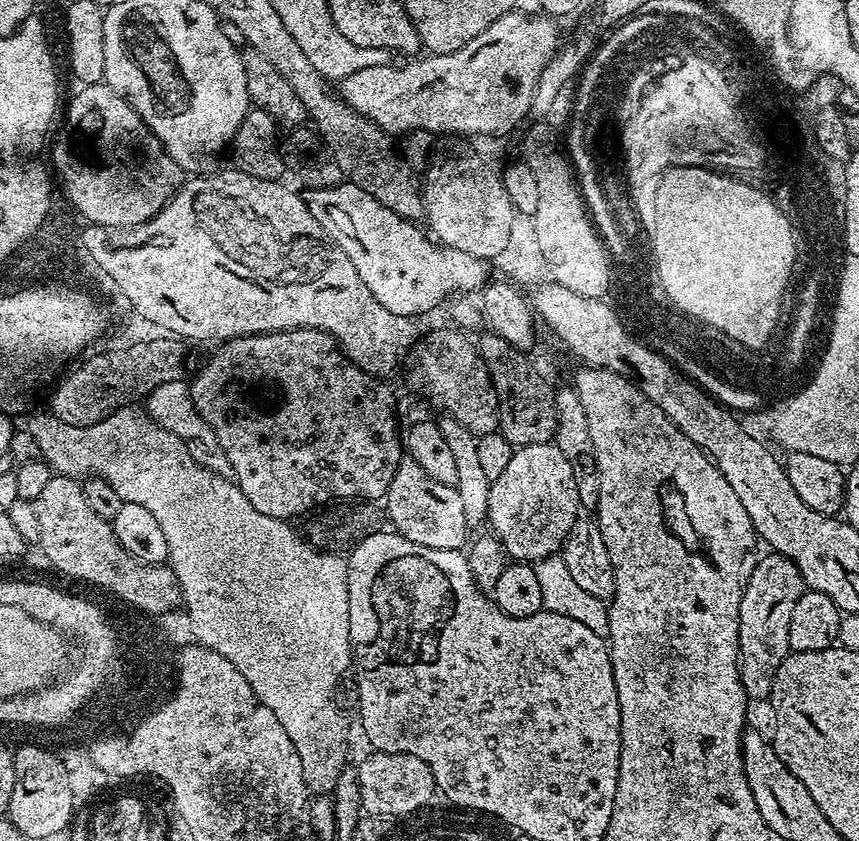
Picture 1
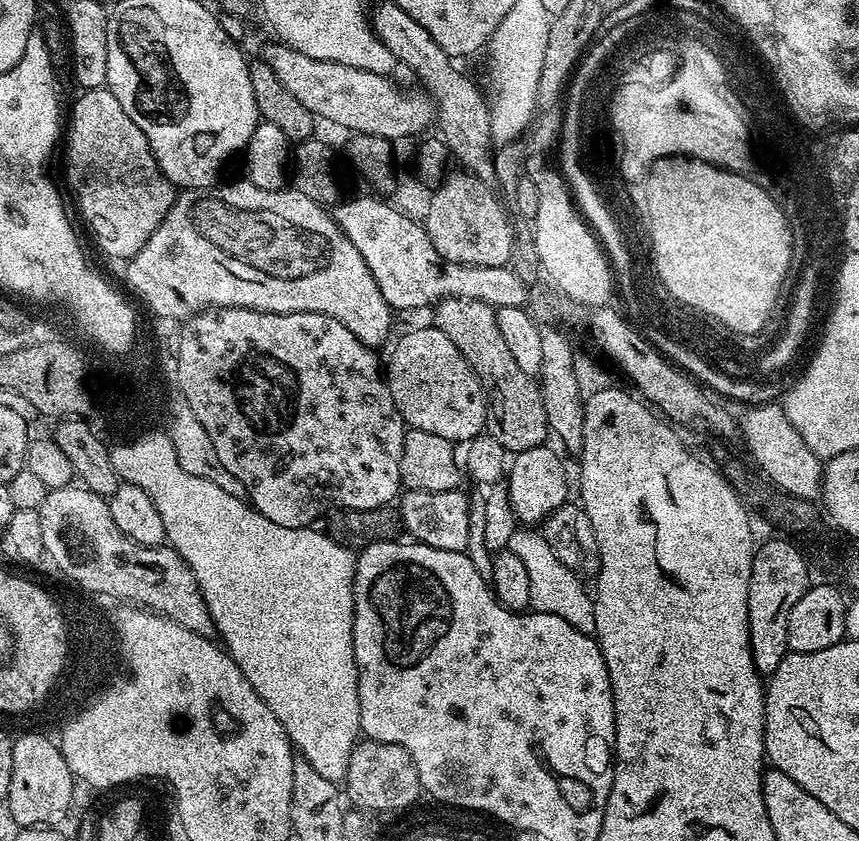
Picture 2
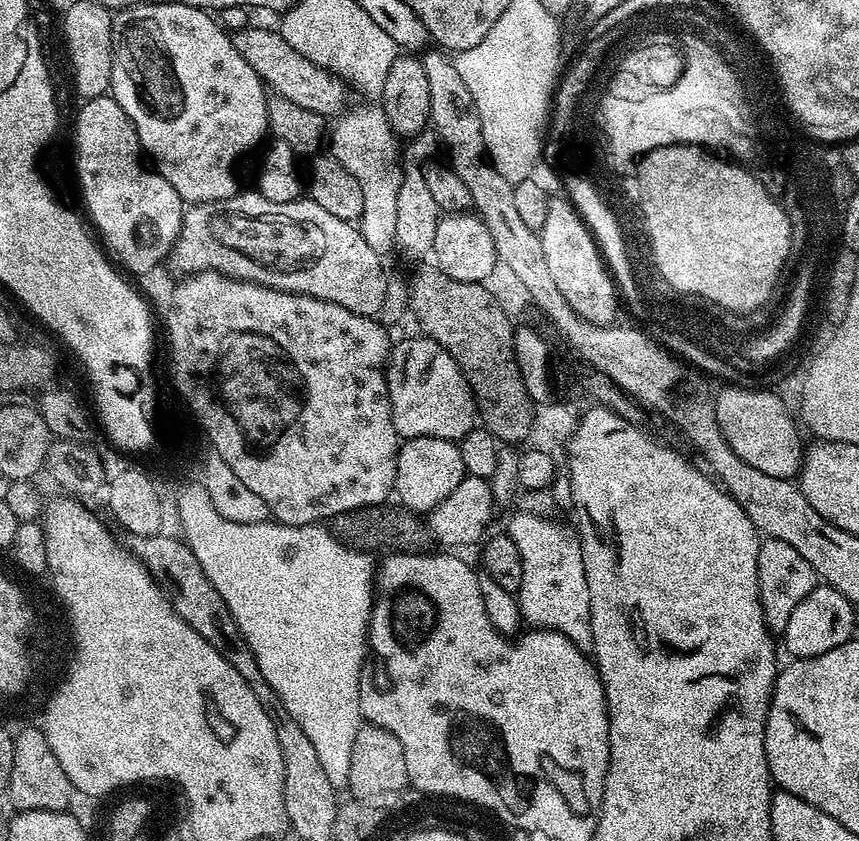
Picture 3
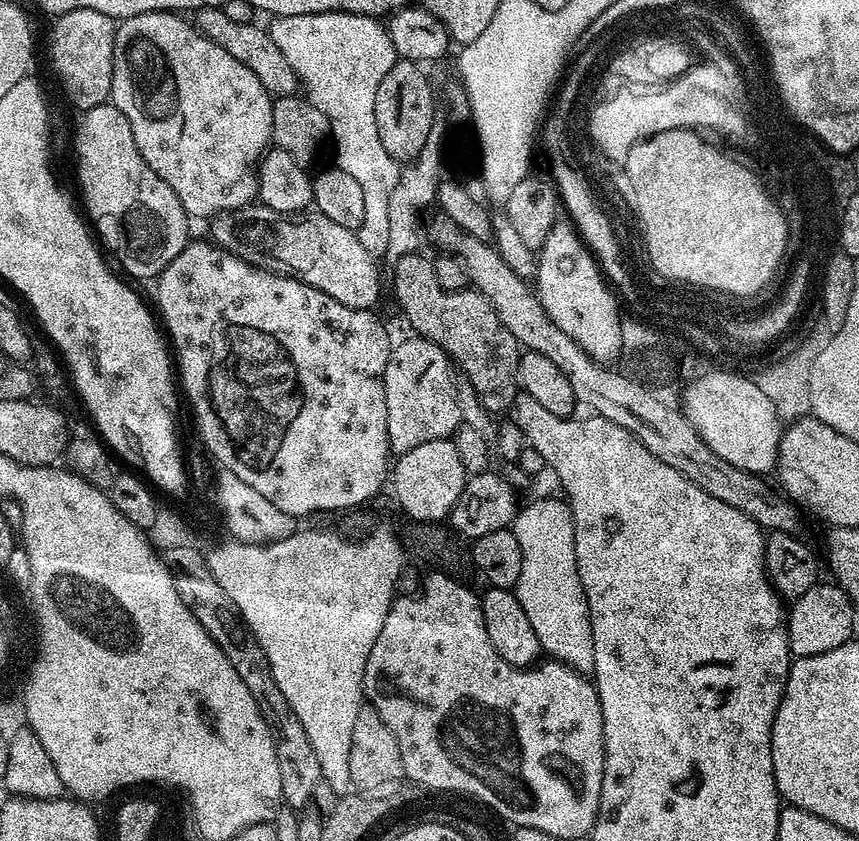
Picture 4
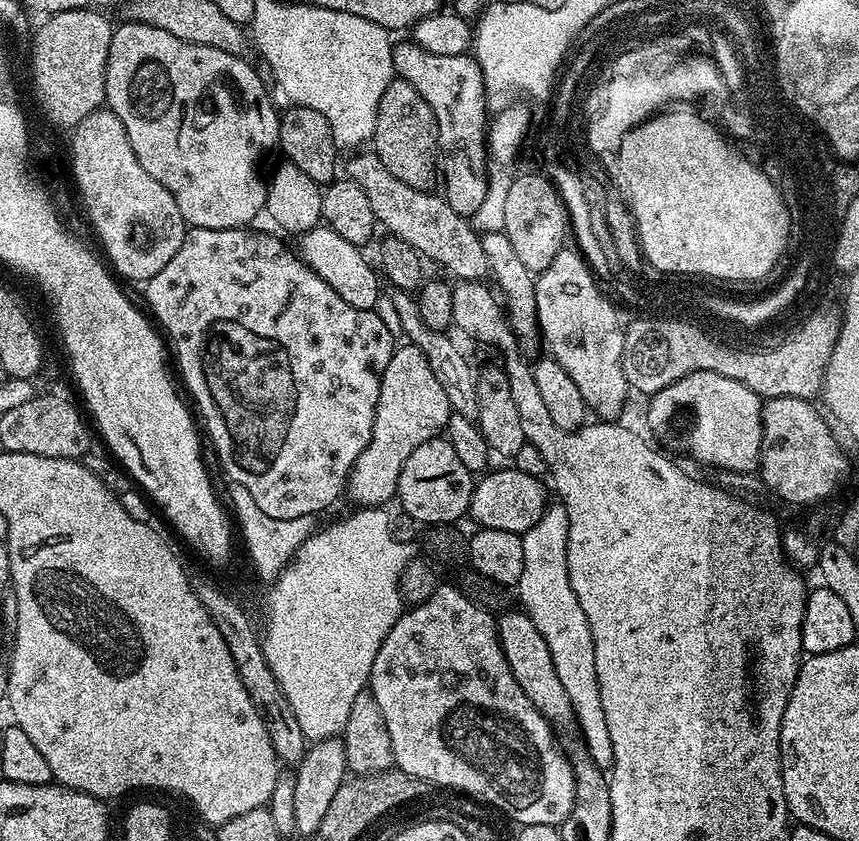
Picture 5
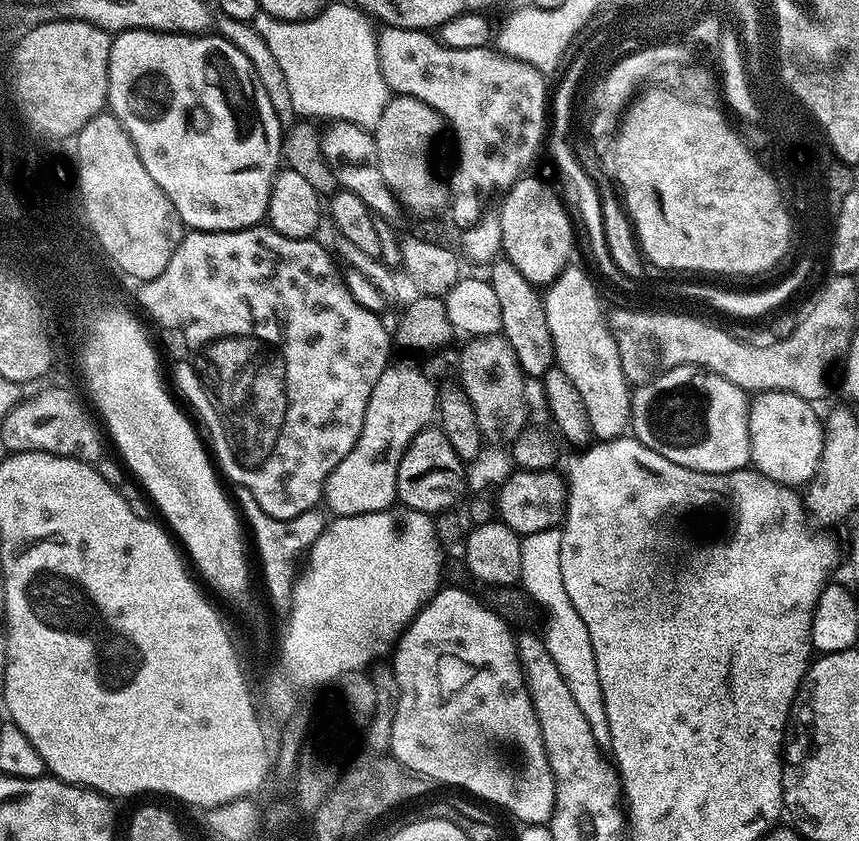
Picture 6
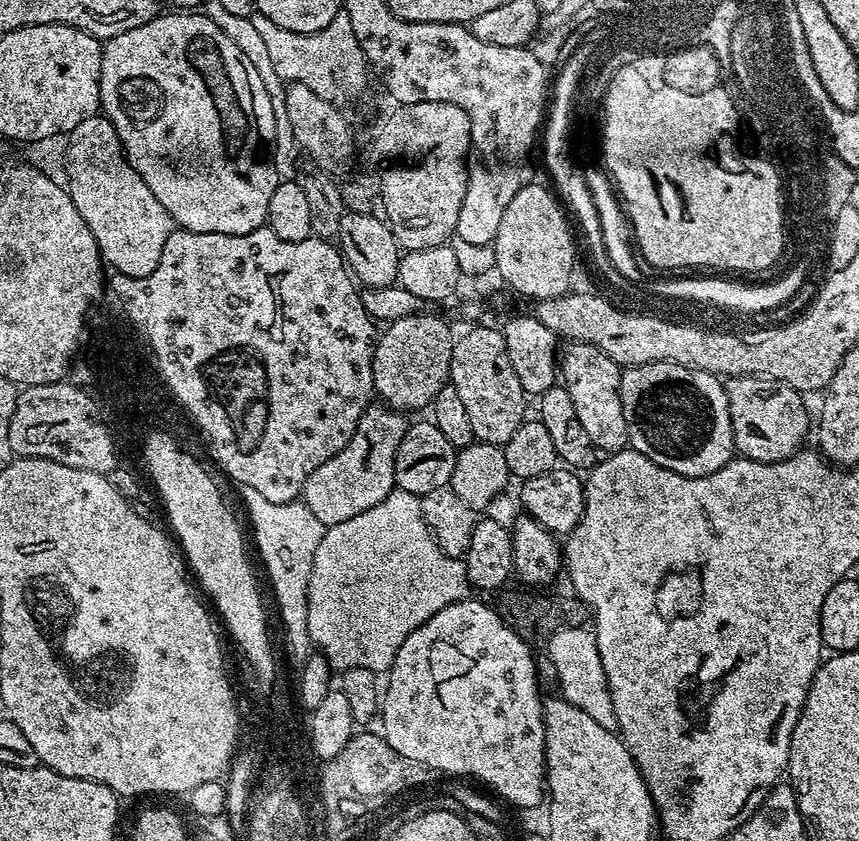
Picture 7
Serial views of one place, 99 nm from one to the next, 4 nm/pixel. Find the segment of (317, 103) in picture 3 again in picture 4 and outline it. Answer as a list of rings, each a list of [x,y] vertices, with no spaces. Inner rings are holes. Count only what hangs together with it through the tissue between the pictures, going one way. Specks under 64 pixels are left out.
[[[223,7],[218,8],[201,8],[195,13],[194,20],[198,25],[200,32],[206,38],[213,40],[226,54],[231,54],[233,58],[238,58],[258,82],[273,97],[278,96],[295,96],[298,92],[298,81],[290,62],[286,62],[282,50],[274,46],[274,38],[267,27],[259,28],[256,22],[247,24],[246,22],[233,22],[224,12]]]

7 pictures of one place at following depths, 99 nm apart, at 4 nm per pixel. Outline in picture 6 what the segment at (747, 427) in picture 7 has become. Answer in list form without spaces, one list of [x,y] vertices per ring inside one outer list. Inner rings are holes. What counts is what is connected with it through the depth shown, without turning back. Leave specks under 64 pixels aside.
[[[757,392],[748,406],[748,429],[750,430],[751,467],[766,478],[784,484],[787,488],[799,489],[815,478],[815,471],[823,456],[824,425],[821,413],[815,412],[809,401],[789,392]]]

